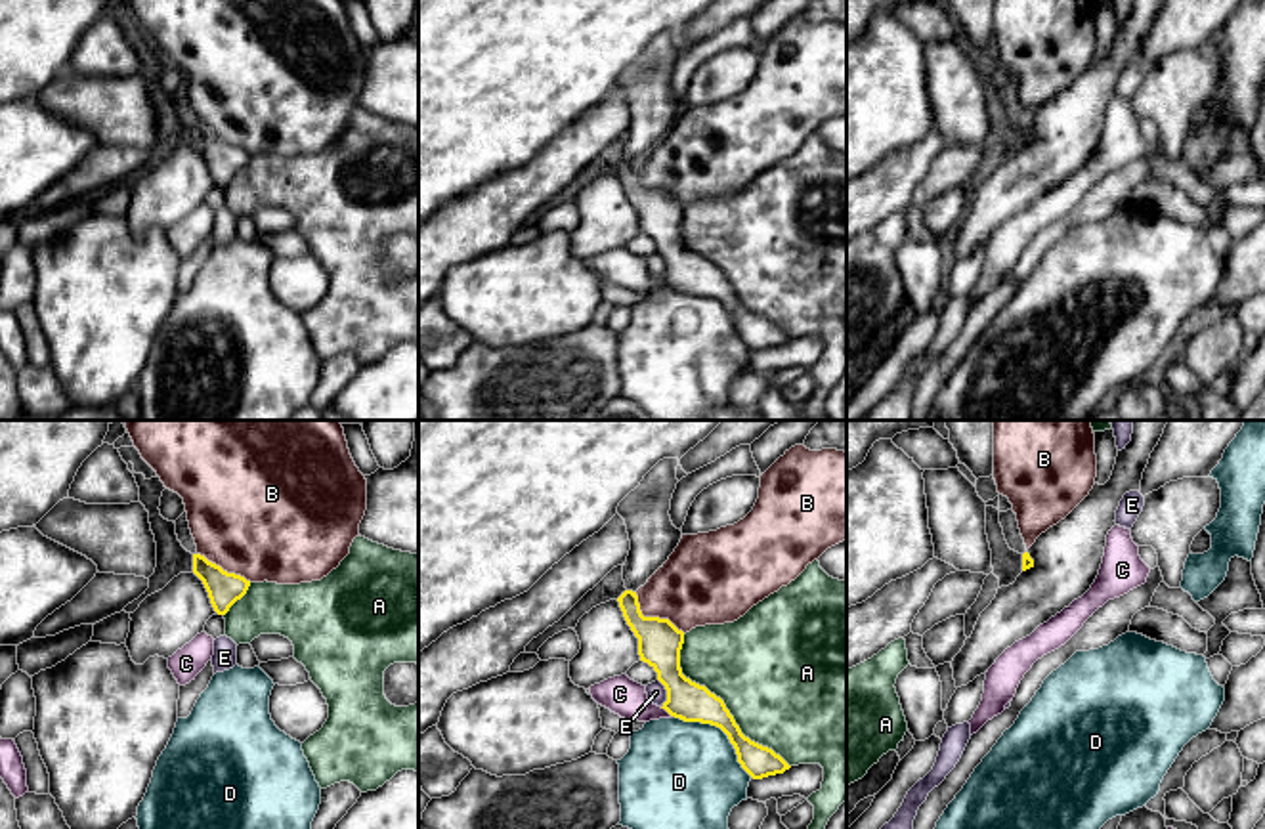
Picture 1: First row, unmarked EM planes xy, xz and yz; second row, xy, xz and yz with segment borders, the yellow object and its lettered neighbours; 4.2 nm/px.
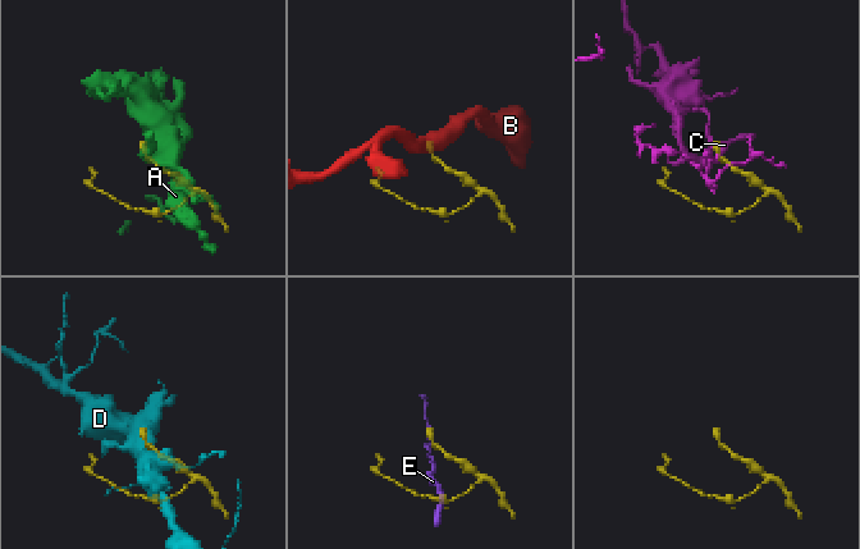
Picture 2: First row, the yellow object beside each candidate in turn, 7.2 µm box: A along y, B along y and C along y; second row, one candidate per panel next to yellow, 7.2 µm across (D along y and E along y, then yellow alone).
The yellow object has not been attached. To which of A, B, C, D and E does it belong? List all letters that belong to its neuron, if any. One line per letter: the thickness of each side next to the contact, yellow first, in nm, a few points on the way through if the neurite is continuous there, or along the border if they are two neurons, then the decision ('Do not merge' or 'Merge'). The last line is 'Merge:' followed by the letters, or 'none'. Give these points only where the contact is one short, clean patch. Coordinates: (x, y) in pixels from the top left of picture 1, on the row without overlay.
A: Thickness 160 nm (yellow) against 500 nm. Do not merge
B: Thickness 190 nm (yellow) against 360 nm. Boundary: xz (635, 165), (644, 188), (667, 190), (685, 205). Do not merge
C: Thickness 160 nm (yellow) against 160 nm. Boundary: xz (660, 279), (675, 289). Do not merge
D: Thickness 160 nm (yellow) against 460 nm. Do not merge
E: Thickness 190 nm (yellow) against 80 nm. Boundary: xz (658, 251), (665, 262), (662, 279). Do not merge
Merge: none

